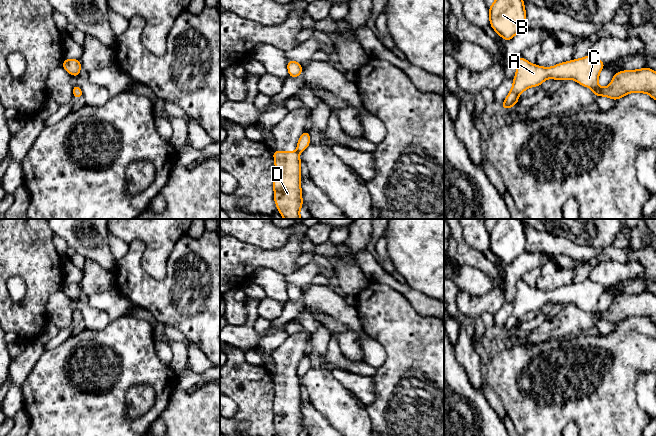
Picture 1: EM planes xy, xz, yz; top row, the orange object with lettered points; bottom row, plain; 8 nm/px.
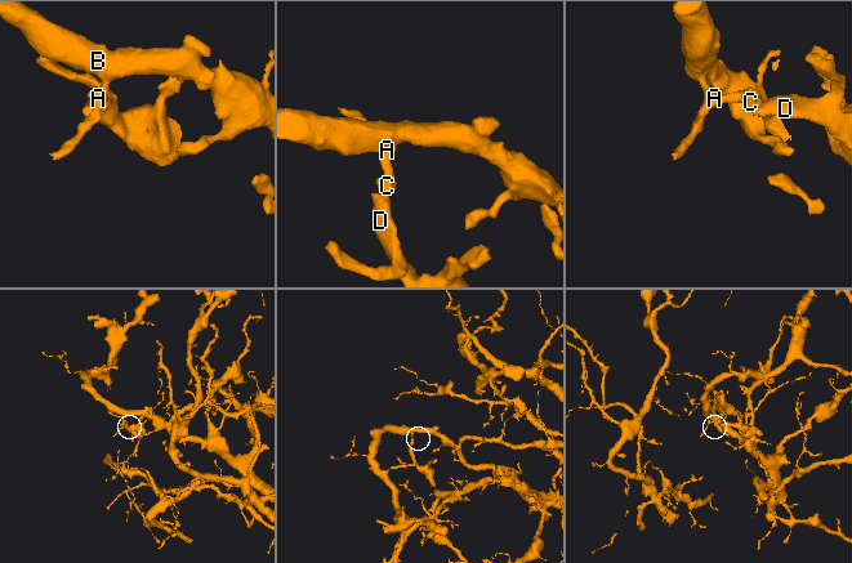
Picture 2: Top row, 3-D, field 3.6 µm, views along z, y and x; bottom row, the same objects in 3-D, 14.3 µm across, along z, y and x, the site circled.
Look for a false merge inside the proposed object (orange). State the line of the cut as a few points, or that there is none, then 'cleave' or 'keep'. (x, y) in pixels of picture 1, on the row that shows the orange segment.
cut in yz along (599, 88), (601, 94); cleave

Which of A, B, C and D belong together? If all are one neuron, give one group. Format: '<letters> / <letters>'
A B C / D

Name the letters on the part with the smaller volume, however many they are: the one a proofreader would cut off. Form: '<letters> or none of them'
D

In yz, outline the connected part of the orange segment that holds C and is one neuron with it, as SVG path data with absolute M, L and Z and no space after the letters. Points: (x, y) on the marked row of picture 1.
M589 55L548 68L533 65L519 56L513 87L500 107L503 110L513 107L518 103L518 97L524 90L541 85L547 78L554 80L574 79L580 85L591 88L595 96L599 97L601 93L598 76L604 66L603 61L594 59Z

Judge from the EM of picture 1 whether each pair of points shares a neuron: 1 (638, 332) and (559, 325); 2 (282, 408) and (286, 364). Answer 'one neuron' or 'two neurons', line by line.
1: two neurons
2: one neuron

